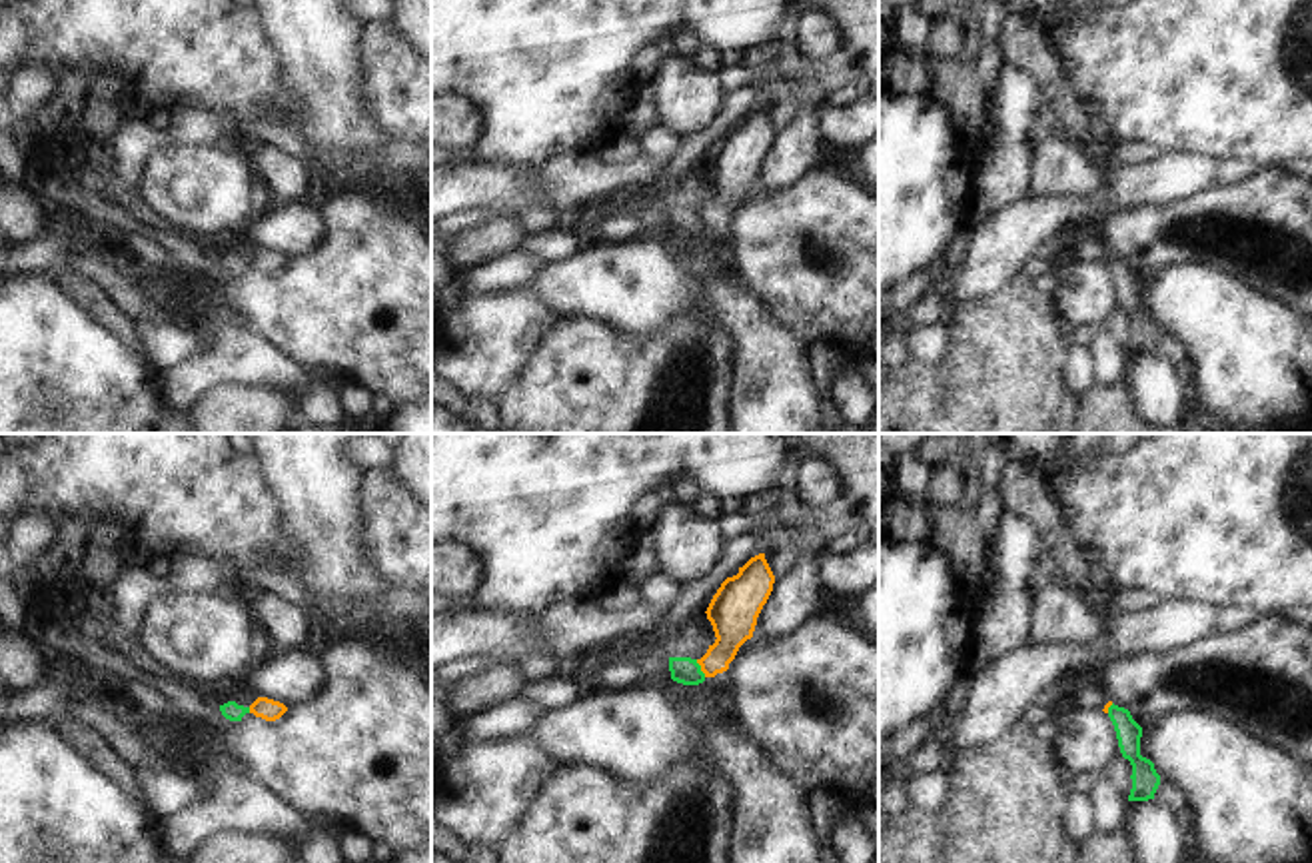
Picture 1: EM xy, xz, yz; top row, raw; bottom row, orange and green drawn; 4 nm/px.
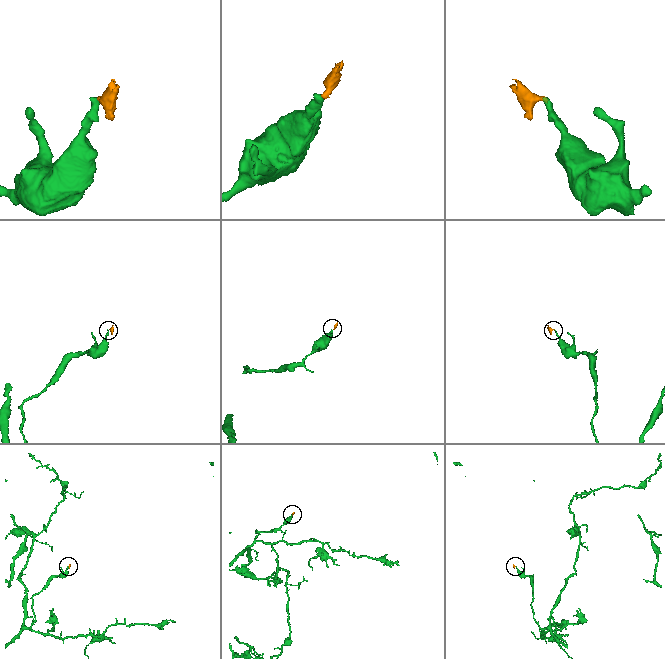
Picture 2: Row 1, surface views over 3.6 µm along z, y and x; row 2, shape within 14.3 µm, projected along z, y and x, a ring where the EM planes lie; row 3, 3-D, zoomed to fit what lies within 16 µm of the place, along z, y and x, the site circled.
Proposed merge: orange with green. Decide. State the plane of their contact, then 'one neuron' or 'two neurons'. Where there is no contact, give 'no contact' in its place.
xz | two neurons

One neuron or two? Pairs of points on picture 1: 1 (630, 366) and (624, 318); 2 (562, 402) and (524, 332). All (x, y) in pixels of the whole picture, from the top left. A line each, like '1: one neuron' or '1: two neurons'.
1: two neurons
2: two neurons

